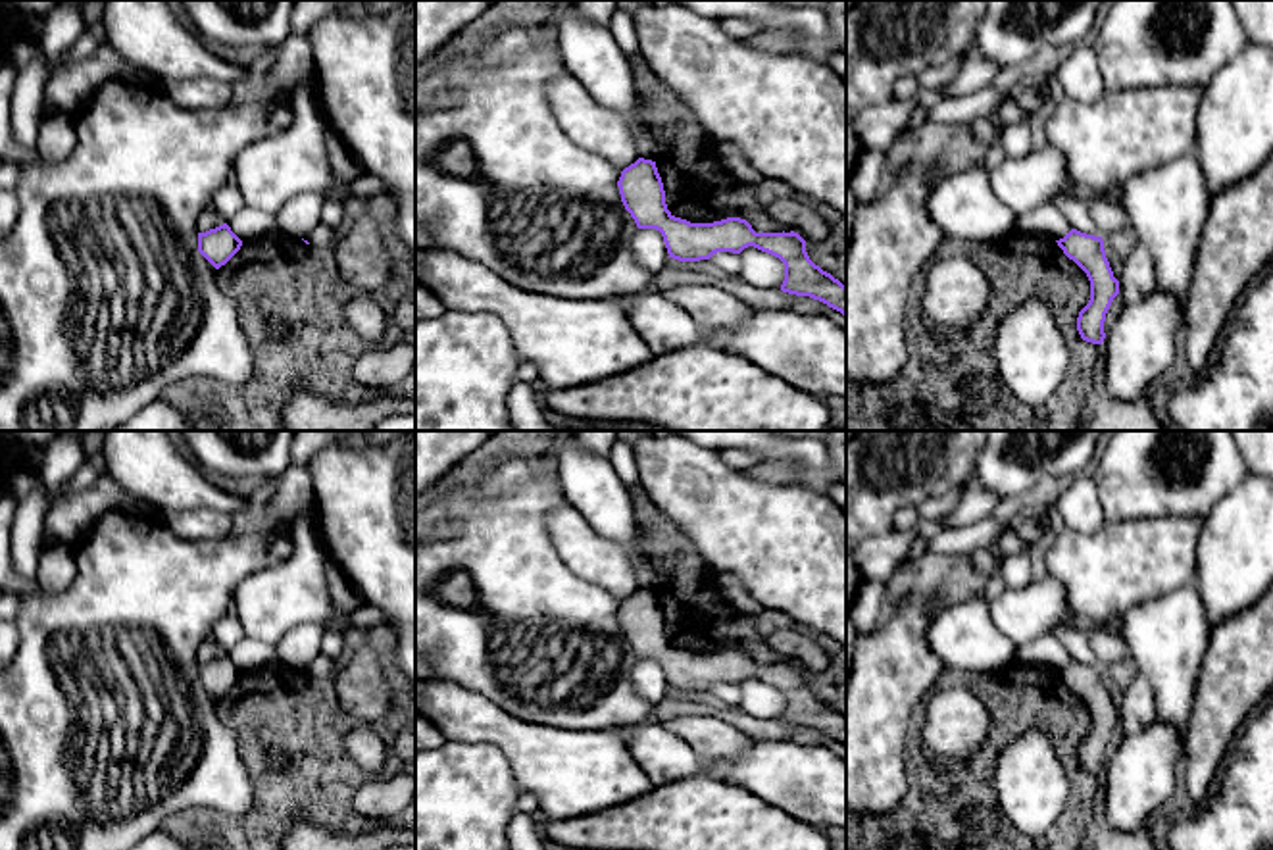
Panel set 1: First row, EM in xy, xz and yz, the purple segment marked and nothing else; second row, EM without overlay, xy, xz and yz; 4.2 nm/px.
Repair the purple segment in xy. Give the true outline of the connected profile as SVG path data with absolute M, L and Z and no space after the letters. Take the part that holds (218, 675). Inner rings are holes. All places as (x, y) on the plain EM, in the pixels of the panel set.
M227 654L198 663L198 683L219 700L225 696L242 677L242 671L231 662Z

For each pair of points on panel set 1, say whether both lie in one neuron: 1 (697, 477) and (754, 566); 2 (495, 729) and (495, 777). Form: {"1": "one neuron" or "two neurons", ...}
{"1": "one neuron", "2": "two neurons"}

